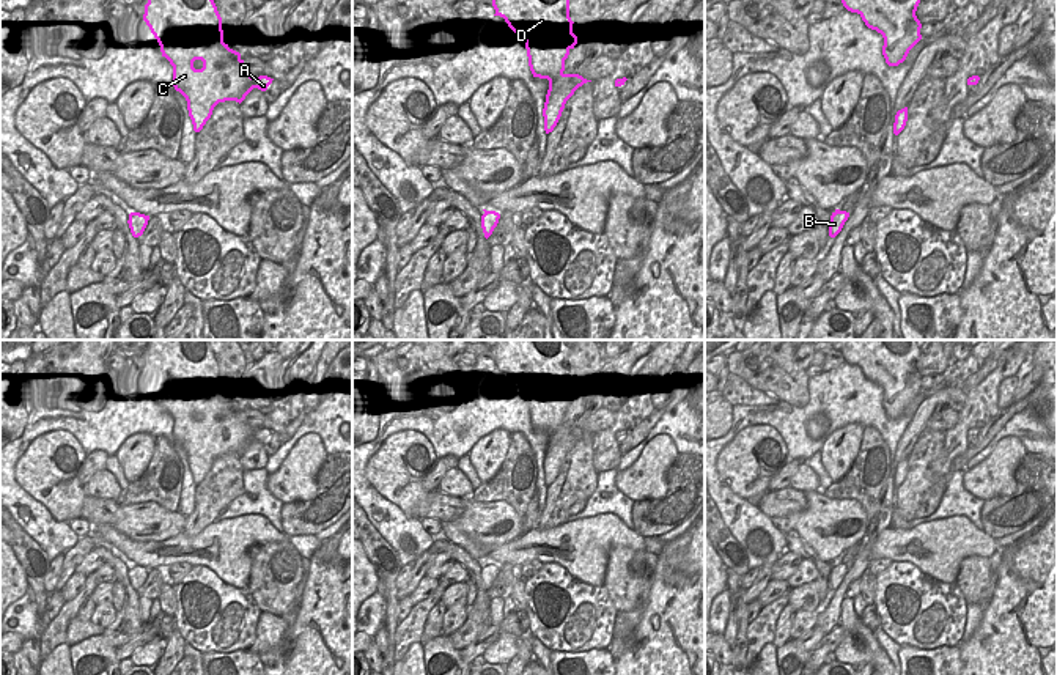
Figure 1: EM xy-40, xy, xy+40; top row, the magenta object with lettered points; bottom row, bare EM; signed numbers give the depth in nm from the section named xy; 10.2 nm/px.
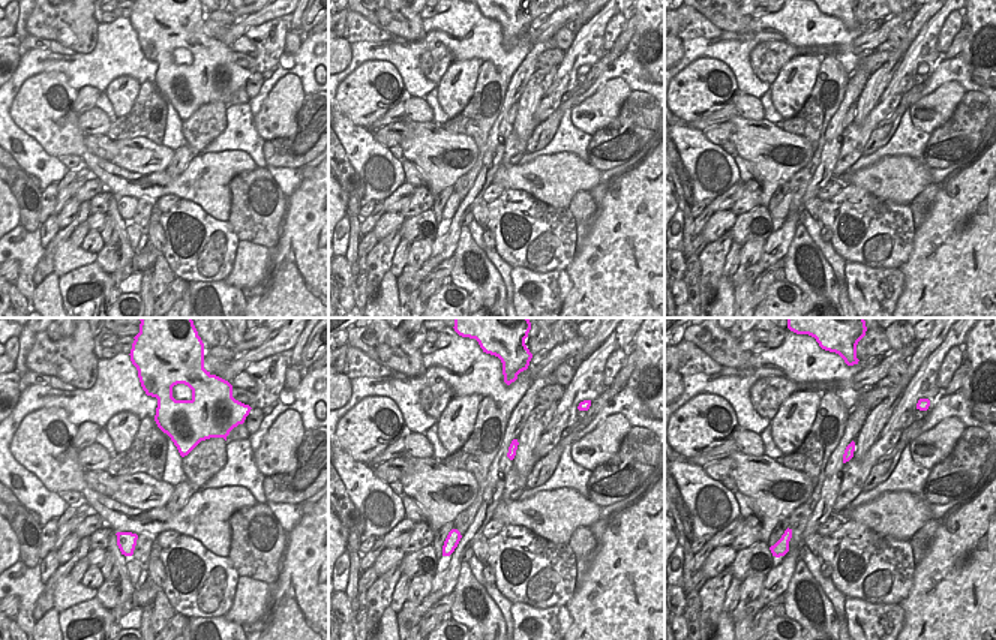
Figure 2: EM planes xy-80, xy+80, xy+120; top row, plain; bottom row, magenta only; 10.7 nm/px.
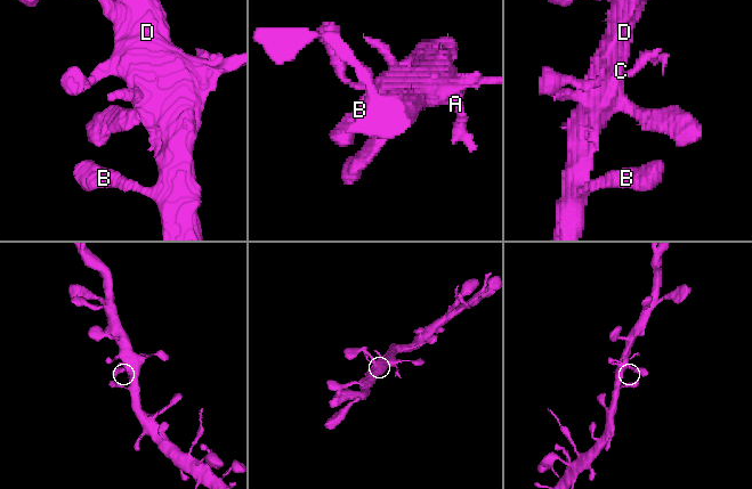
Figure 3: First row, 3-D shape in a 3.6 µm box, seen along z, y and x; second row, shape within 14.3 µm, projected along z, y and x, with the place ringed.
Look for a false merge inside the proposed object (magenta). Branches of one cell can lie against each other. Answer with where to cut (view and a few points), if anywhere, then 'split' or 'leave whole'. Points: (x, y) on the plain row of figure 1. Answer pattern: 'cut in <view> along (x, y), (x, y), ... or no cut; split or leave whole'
no cut; leave whole

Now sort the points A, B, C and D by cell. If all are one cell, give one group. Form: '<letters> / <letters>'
A B C D

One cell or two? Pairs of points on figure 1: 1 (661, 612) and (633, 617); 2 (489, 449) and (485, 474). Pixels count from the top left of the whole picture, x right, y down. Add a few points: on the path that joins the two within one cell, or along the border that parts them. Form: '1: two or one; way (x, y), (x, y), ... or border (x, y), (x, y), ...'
1: two; border (642, 612), (634, 631), (625, 641)
2: one; way (486, 455), (486, 468)

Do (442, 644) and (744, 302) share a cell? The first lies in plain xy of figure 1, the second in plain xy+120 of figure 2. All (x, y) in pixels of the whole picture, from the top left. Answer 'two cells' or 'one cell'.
one cell

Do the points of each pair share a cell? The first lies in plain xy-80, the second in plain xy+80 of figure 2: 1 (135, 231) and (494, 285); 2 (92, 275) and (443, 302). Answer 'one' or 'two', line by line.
1: one
2: two

